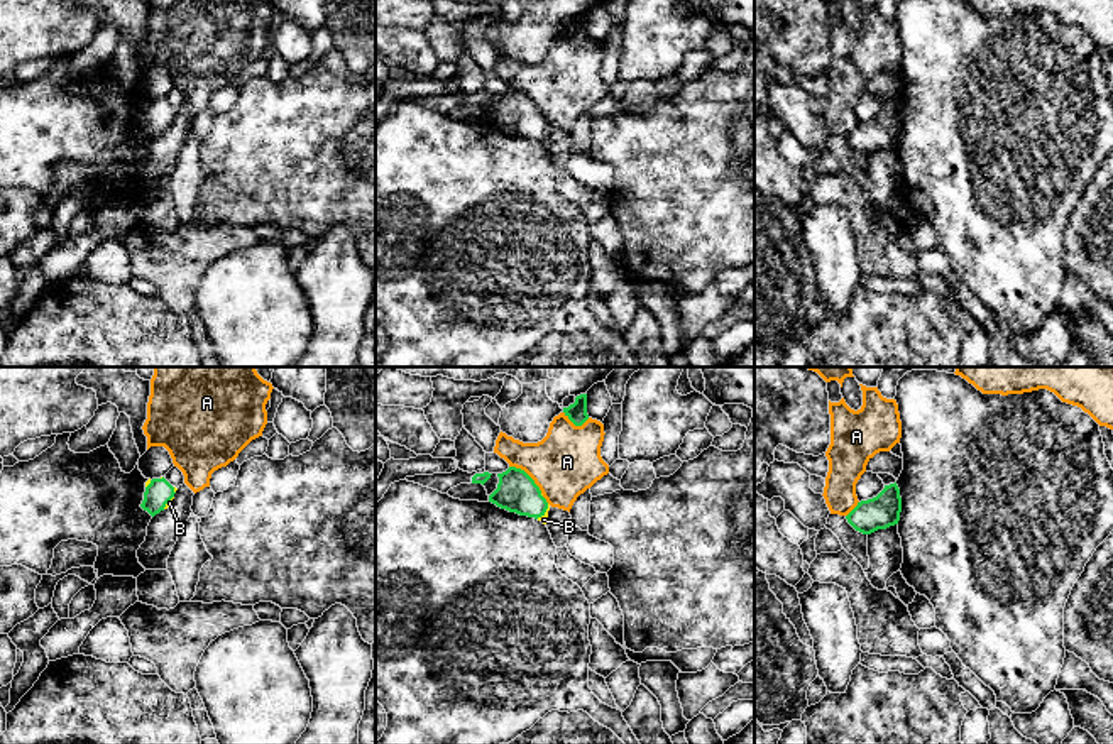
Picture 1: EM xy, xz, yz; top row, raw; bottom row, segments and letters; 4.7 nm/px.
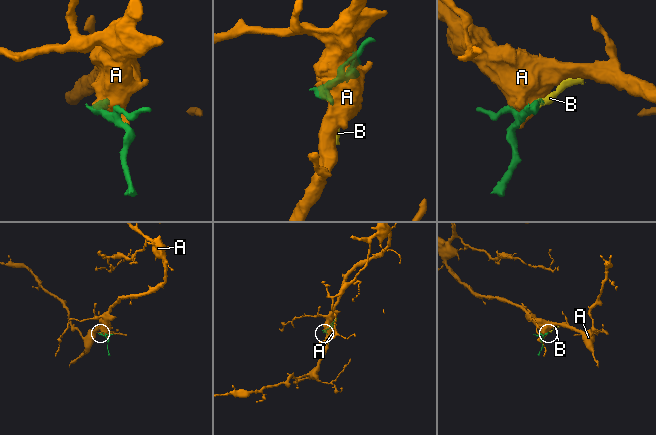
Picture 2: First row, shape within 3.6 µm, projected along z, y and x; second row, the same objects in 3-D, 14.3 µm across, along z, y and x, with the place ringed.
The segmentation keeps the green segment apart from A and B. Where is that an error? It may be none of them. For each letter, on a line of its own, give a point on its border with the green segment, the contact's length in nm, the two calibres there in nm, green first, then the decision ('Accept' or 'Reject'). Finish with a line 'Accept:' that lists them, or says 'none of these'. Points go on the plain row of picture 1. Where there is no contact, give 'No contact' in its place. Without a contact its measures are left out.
A: Touches green at xz (528, 97). Shared border 200 nm. Thickness 190 nm (green) against 320 nm. Reject
B: Touches green at xz (543, 134). Shared border 90 nm. Thickness 190 nm (green) against 40 nm. Accept
Accept: B

